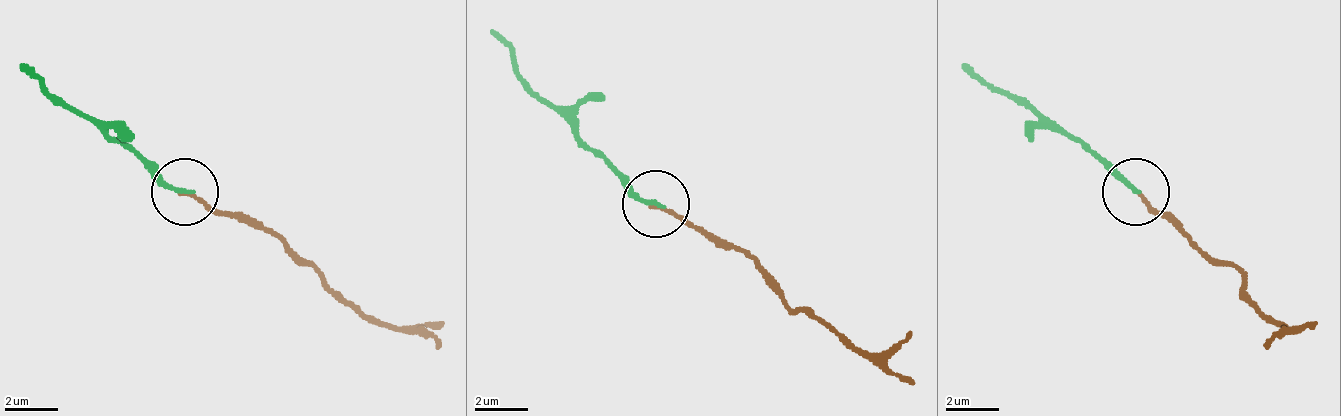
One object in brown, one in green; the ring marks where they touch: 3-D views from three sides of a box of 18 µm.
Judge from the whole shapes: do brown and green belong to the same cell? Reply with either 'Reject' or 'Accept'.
Accept

